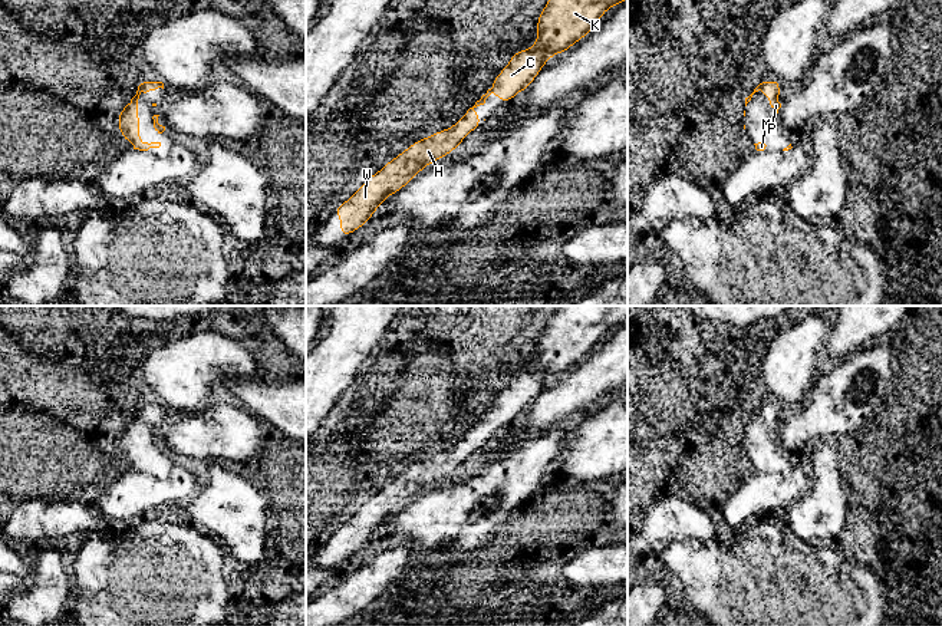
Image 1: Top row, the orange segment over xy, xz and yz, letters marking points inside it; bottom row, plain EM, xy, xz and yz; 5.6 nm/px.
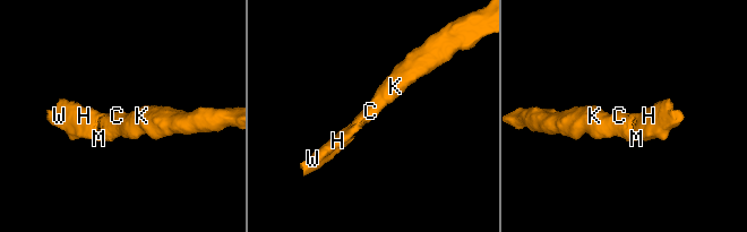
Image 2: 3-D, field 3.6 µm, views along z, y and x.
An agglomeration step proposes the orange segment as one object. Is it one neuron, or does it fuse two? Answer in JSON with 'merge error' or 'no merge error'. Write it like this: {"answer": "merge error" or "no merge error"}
{"answer": "no merge error"}

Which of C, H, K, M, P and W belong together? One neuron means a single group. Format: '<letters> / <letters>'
C H K M P W

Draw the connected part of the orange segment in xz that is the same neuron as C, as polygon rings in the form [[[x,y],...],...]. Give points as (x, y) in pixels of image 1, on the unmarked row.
[[[559,306],[537,340],[537,362],[531,370],[511,376],[510,385],[493,402],[493,409],[452,448],[421,462],[373,495],[348,523],[337,527],[340,559],[360,550],[388,517],[399,514],[428,485],[452,474],[484,442],[474,432],[491,415],[508,425],[517,414],[527,412],[546,383],[564,375],[592,353],[602,336],[628,320],[628,306]]]

